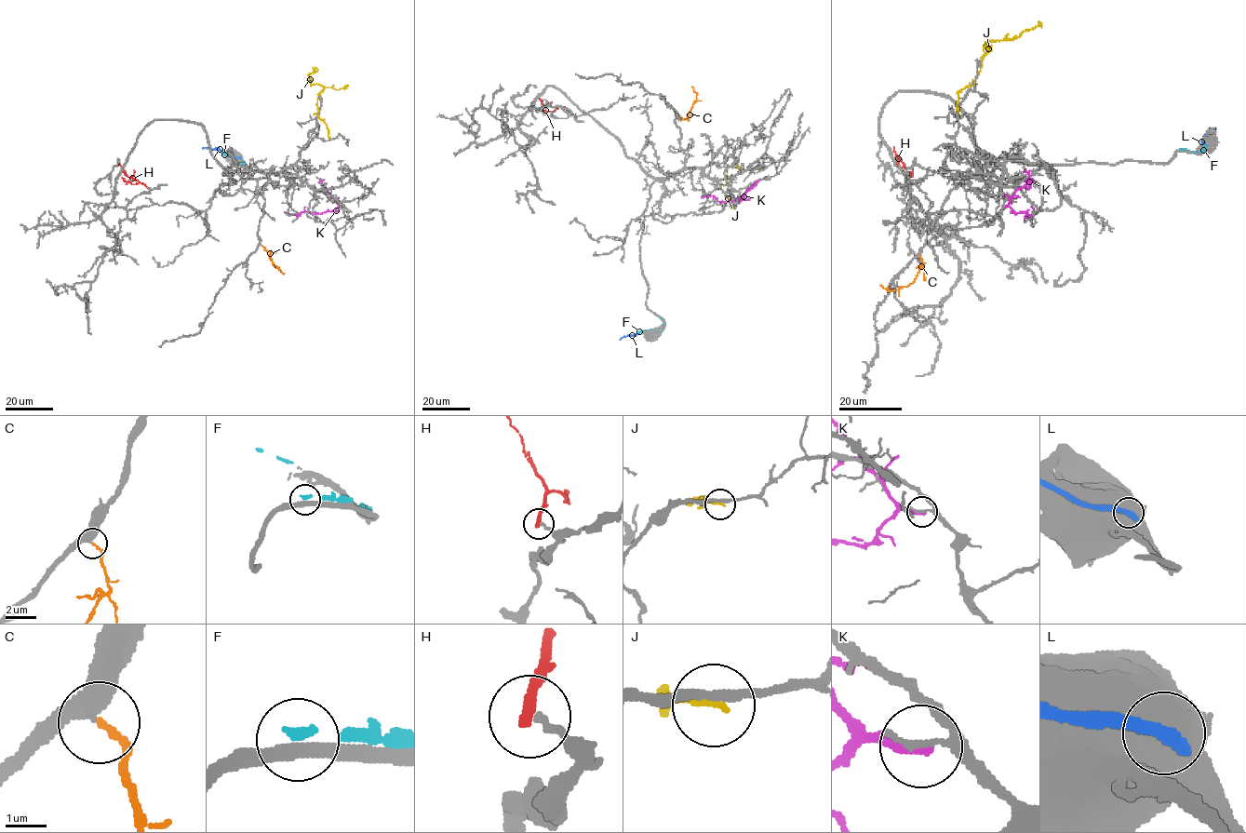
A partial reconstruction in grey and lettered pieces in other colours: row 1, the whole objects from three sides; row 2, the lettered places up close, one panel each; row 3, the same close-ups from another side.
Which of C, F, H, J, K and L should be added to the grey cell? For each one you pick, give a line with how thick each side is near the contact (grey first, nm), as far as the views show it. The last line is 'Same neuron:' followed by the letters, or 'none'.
C: 280/160 nm
Same neuron: C

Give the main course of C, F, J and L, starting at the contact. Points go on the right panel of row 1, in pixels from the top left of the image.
C: (919, 256), (922, 265), (908, 285), (891, 290), (879, 285)
F: (1180, 150), (1200, 152), (1205, 145), (1202, 140), (1205, 134)
J: (957, 116), (957, 93), (974, 83), (982, 57), (989, 47), (985, 44), (1014, 39), (1039, 25), (1038, 20)
L: (1203, 141), (1206, 134), (1212, 127), (1216, 129)

